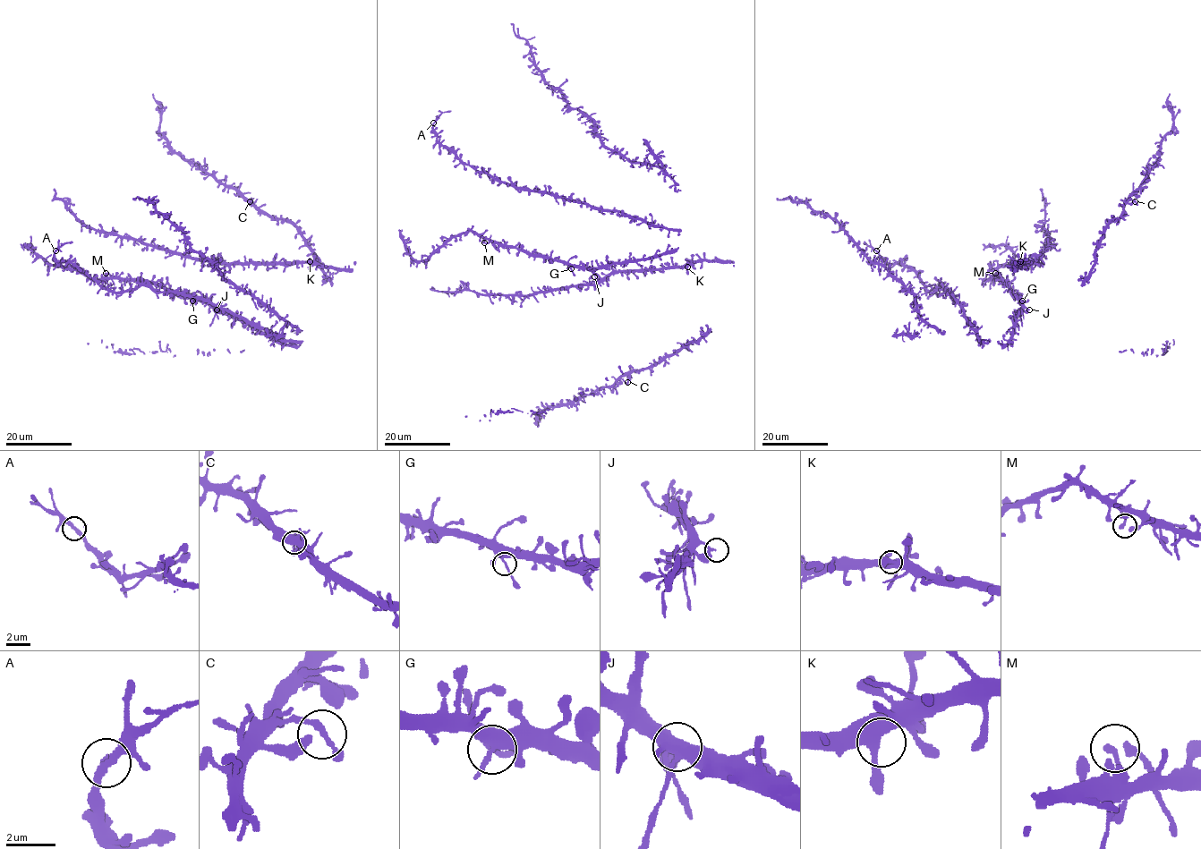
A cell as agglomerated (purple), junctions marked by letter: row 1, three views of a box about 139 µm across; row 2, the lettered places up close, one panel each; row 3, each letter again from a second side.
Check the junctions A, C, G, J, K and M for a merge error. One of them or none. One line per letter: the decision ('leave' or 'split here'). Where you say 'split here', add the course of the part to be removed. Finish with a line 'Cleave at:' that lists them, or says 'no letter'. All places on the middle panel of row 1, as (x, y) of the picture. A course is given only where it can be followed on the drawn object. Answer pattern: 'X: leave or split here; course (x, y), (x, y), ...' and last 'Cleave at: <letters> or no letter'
A: leave
C: leave
G: leave
J: leave
K: leave
M: leave
Cleave at: no letter

